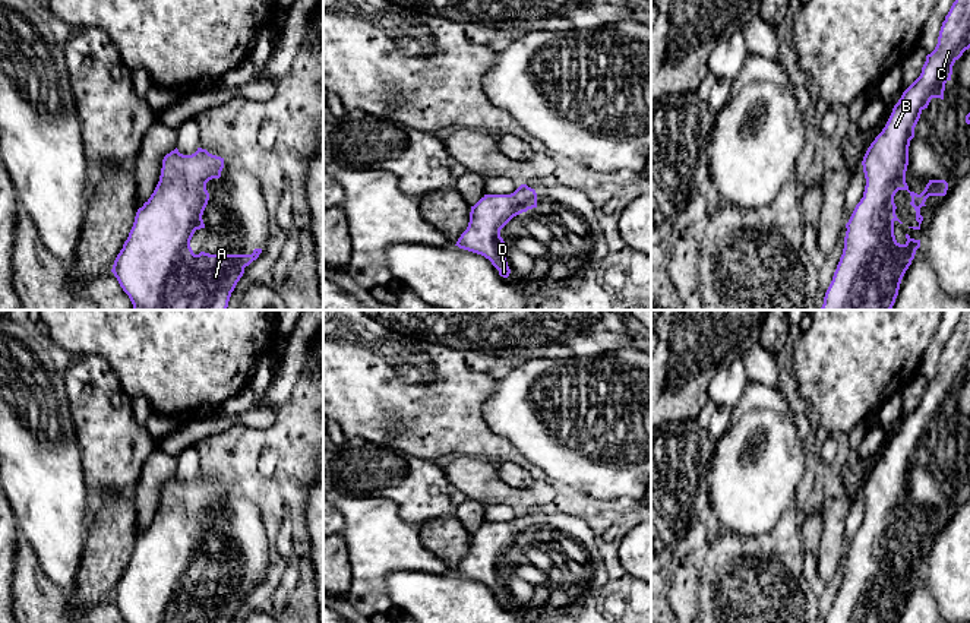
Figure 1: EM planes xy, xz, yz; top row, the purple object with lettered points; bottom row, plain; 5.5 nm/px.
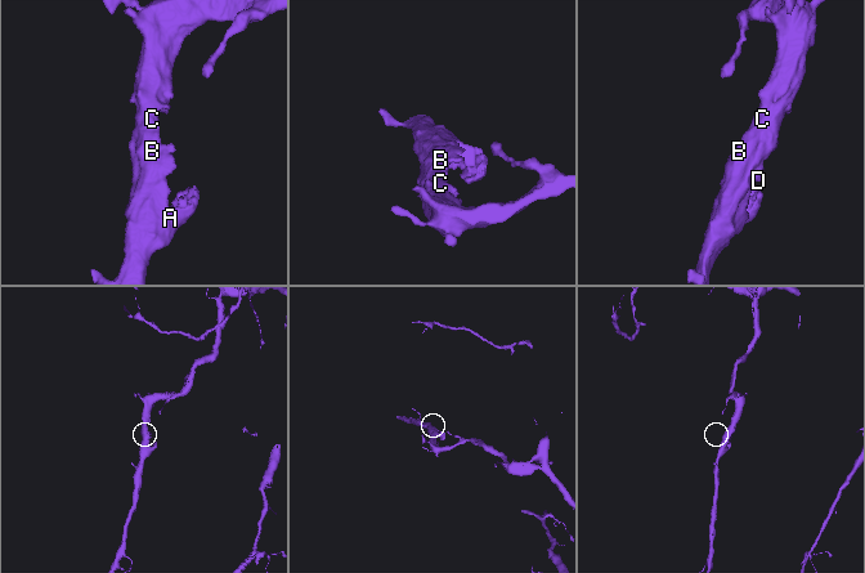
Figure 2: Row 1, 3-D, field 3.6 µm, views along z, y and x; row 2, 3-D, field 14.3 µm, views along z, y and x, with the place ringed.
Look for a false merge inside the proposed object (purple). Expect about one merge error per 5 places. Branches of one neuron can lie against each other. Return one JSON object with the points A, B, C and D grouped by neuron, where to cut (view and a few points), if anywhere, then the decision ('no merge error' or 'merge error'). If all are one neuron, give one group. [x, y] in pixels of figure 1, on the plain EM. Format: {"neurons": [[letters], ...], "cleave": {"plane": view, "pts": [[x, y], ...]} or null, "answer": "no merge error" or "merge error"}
{"neurons": [["A", "B", "C", "D"]], "cleave": null, "answer": "no merge error"}

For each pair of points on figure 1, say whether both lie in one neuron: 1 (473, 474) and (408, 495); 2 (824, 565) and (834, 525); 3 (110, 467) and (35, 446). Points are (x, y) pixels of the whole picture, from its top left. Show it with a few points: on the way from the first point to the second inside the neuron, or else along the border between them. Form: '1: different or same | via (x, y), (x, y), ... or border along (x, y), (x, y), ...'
1: different | border along (442, 468), (452, 486)
2: same | via (830, 554), (833, 535)
3: different | border along (73, 426), (88, 493)

